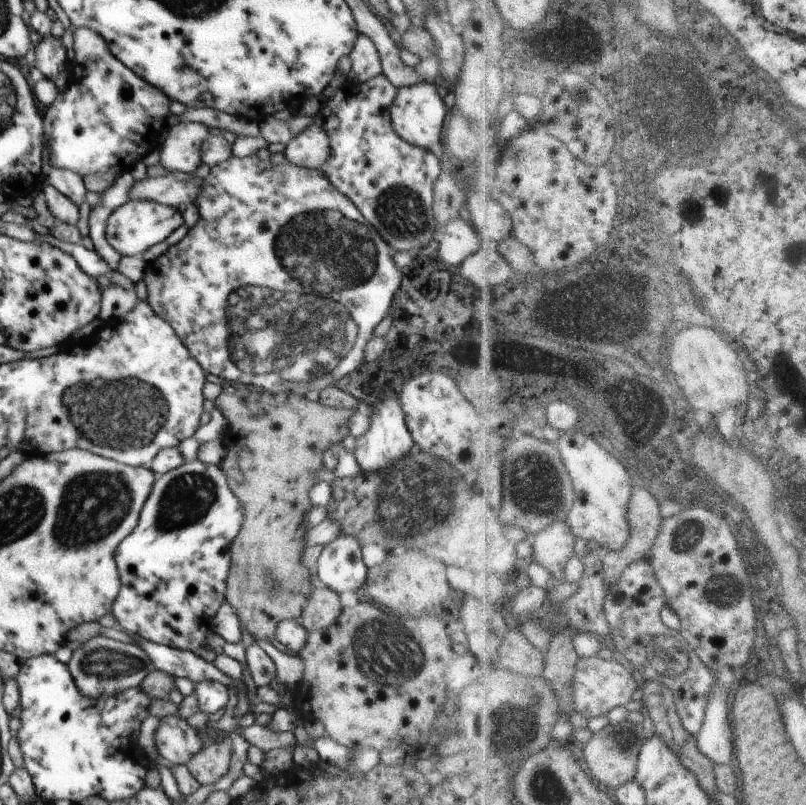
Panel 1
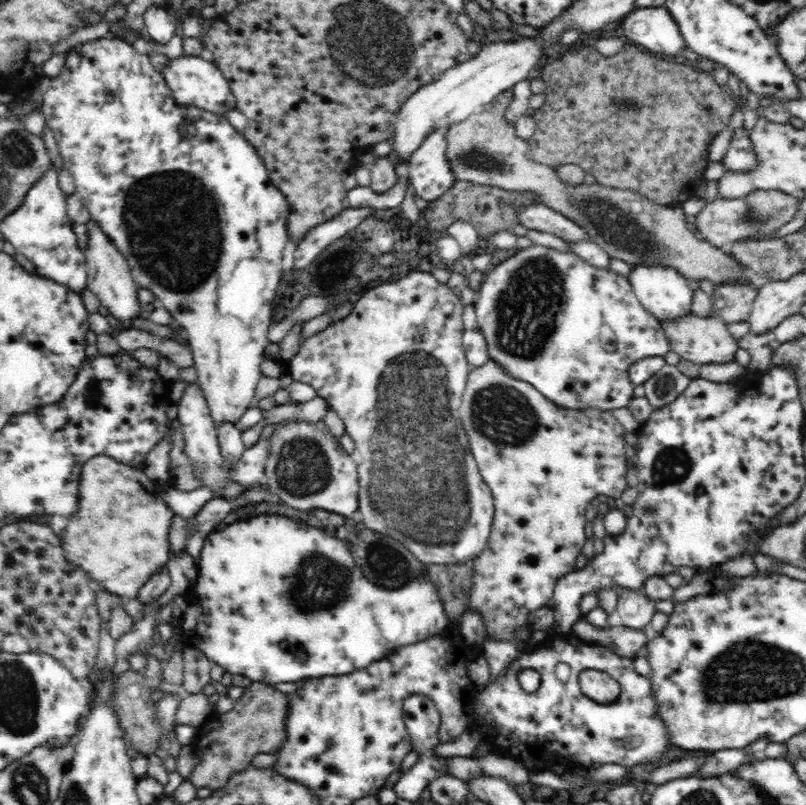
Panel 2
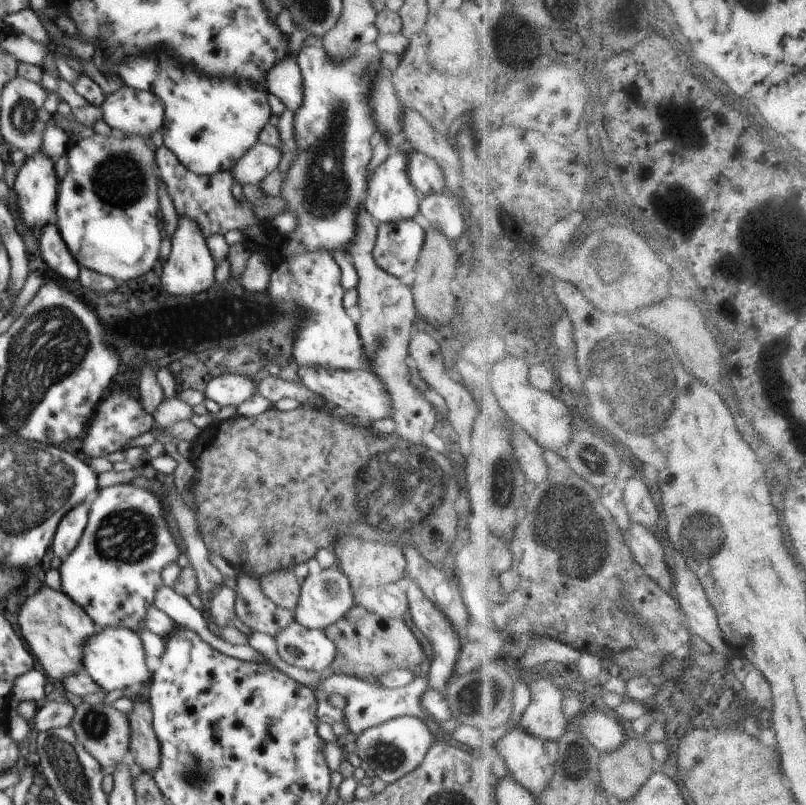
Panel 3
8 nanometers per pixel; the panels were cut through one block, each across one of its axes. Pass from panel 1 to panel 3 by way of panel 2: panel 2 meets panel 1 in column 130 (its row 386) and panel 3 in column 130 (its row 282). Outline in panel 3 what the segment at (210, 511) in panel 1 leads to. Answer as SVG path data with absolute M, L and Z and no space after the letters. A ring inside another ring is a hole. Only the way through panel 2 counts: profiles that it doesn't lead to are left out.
M131 482L100 488L94 504L90 505L90 520L80 542L62 559L61 588L98 627L124 627L134 632L147 629L149 608L155 604L157 591L167 584L162 578L163 568L177 563L183 552L164 519L164 502L150 489Z

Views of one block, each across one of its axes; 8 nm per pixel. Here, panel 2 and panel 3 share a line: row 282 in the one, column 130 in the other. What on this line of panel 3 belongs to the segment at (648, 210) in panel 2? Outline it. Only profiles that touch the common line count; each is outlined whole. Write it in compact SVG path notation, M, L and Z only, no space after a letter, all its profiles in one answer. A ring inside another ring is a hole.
M149 684L136 688L136 693L140 693L146 701L142 704L134 702L134 709L127 714L131 728L129 750L141 770L153 774L161 763L161 748L153 729L153 714L147 698L148 689Z

